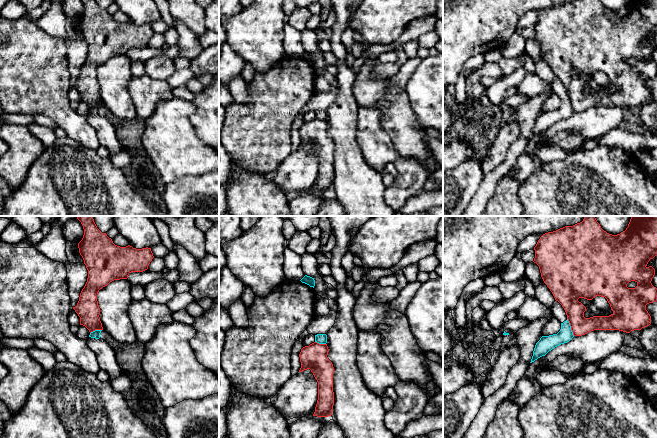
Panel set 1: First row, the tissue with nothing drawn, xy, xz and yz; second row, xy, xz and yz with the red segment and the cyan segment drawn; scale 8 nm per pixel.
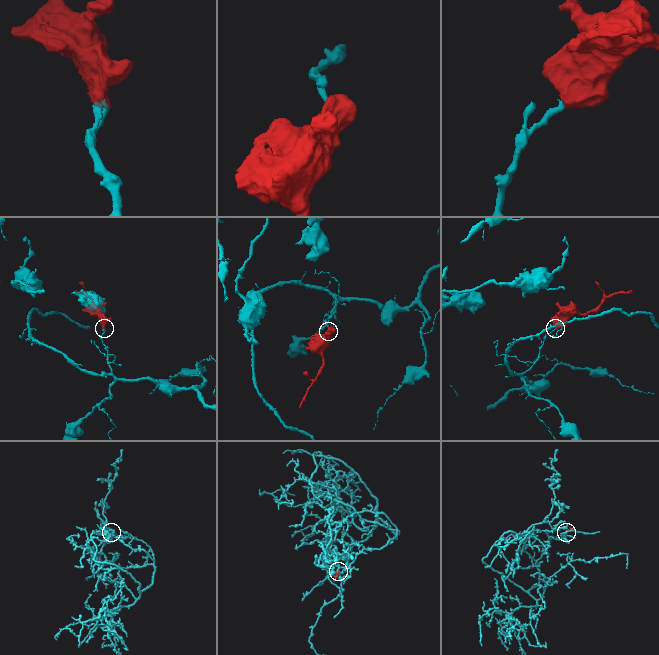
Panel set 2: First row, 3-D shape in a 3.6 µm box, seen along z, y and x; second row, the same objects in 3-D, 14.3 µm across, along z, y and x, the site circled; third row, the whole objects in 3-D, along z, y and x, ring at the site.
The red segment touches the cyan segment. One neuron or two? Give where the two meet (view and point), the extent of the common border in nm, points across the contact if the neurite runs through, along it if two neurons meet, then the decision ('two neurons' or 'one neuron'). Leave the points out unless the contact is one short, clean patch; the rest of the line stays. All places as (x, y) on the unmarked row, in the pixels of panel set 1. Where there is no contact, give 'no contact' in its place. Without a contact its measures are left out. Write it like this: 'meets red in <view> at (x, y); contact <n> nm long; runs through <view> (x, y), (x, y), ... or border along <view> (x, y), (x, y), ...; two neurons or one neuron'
meets red in yz at (571, 103); contact 160 nm long; border along yz (567, 94), (574, 111); two neurons

